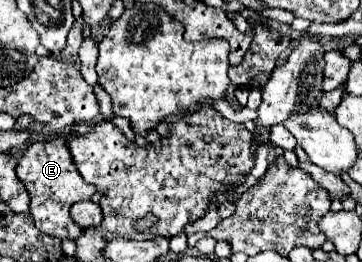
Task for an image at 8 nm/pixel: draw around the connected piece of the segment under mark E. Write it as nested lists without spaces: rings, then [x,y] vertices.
[[[73,124],[69,128],[67,134],[63,136],[55,136],[43,142],[33,142],[25,154],[19,158],[17,162],[17,176],[21,178],[21,182],[25,184],[29,196],[31,196],[31,216],[35,226],[51,236],[57,238],[69,238],[69,240],[77,240],[81,236],[83,230],[69,220],[69,208],[75,202],[81,200],[89,200],[97,188],[93,184],[87,184],[81,174],[77,174],[77,168],[73,166],[73,156],[69,154],[69,138],[75,138],[75,134],[87,134],[87,130],[91,130],[91,126],[95,124]]]

